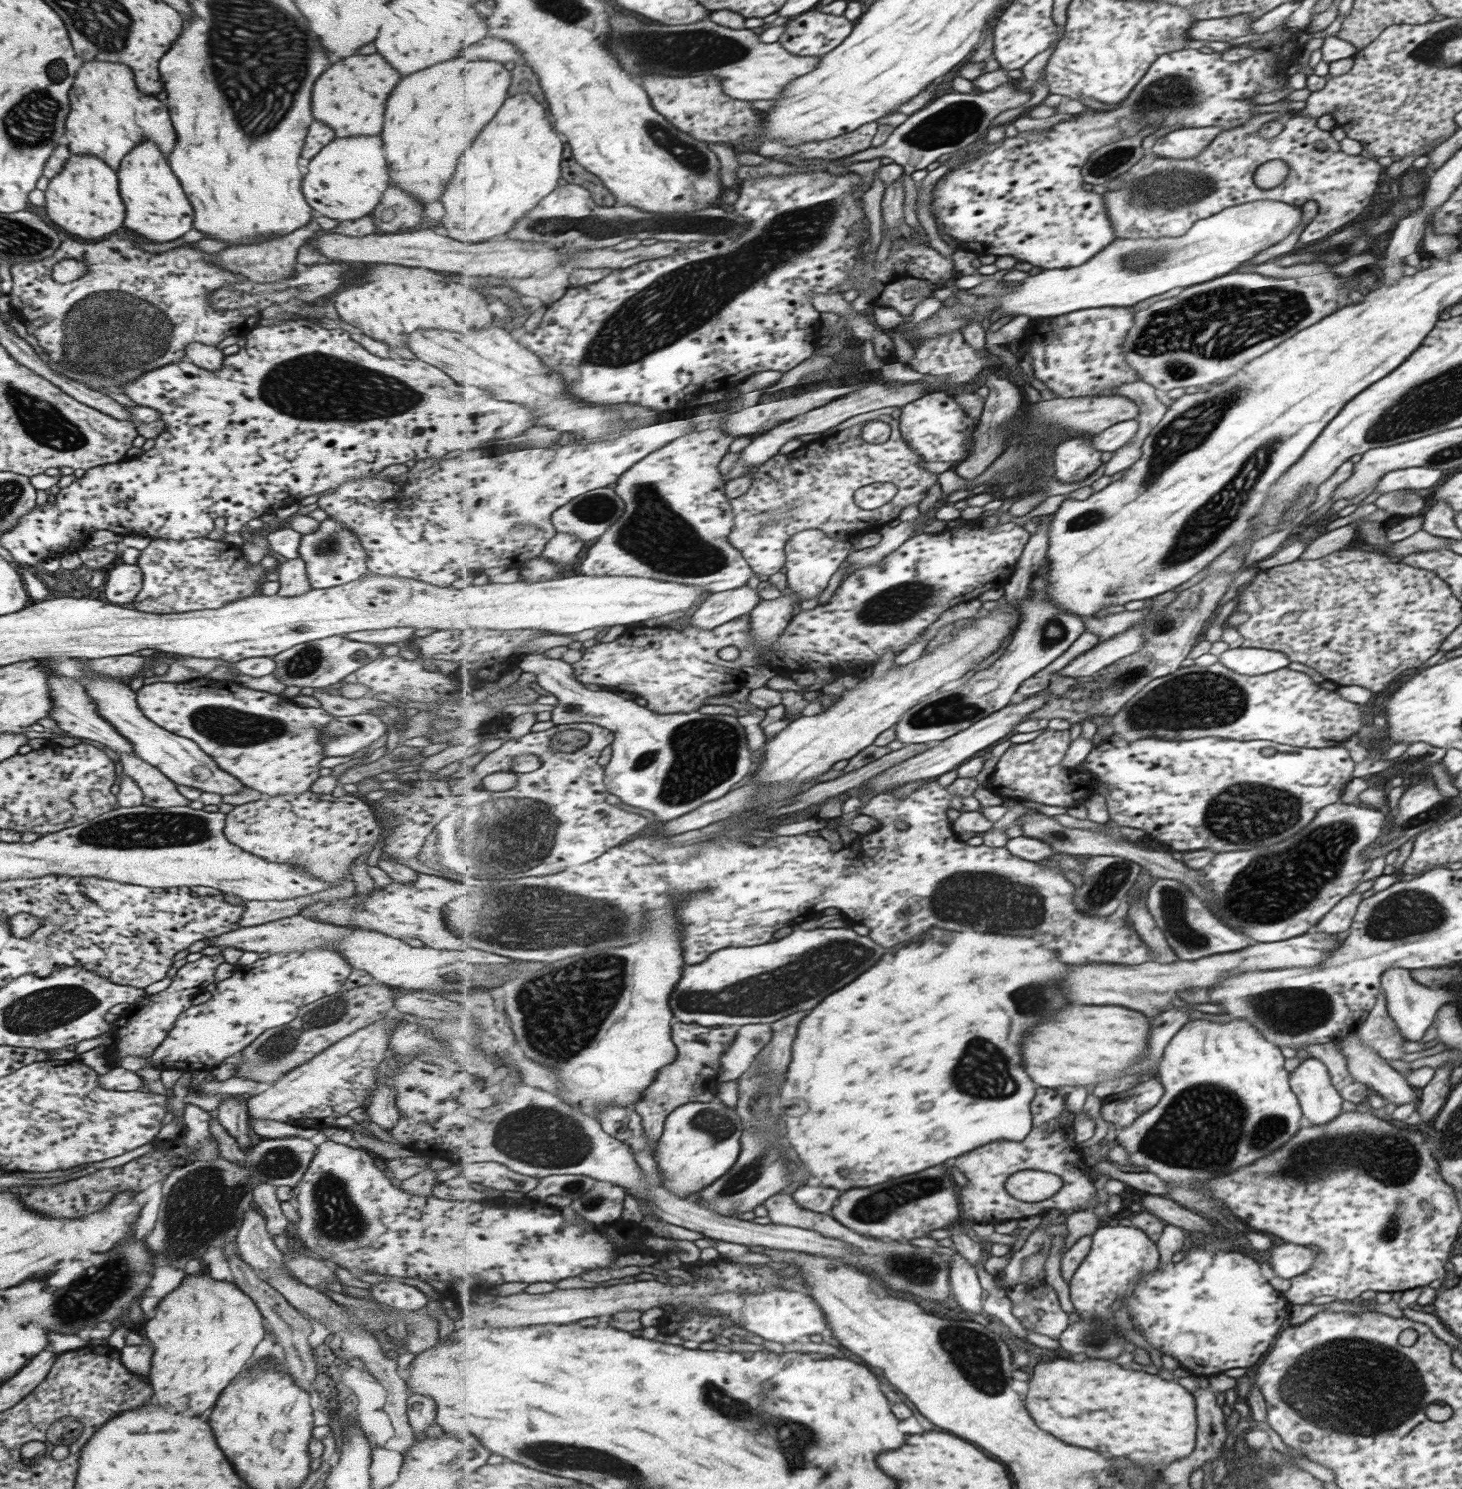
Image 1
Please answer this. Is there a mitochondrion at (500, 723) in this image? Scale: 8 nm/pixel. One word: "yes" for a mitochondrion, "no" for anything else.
no

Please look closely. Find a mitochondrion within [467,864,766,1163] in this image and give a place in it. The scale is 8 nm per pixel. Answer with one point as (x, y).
(555, 1007)

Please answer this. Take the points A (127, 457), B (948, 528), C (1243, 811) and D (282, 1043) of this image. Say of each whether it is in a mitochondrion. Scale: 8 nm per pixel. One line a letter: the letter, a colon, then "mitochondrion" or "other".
A: other
B: other
C: mitochondrion
D: mitochondrion

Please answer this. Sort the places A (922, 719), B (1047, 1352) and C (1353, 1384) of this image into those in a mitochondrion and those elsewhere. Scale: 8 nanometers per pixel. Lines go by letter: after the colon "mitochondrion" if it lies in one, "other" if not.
A: mitochondrion
B: other
C: mitochondrion

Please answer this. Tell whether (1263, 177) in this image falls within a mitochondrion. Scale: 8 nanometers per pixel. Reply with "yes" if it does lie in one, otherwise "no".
no

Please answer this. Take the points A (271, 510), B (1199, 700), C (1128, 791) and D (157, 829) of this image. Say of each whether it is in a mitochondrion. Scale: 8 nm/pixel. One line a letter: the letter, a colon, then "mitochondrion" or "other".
A: other
B: mitochondrion
C: other
D: mitochondrion

